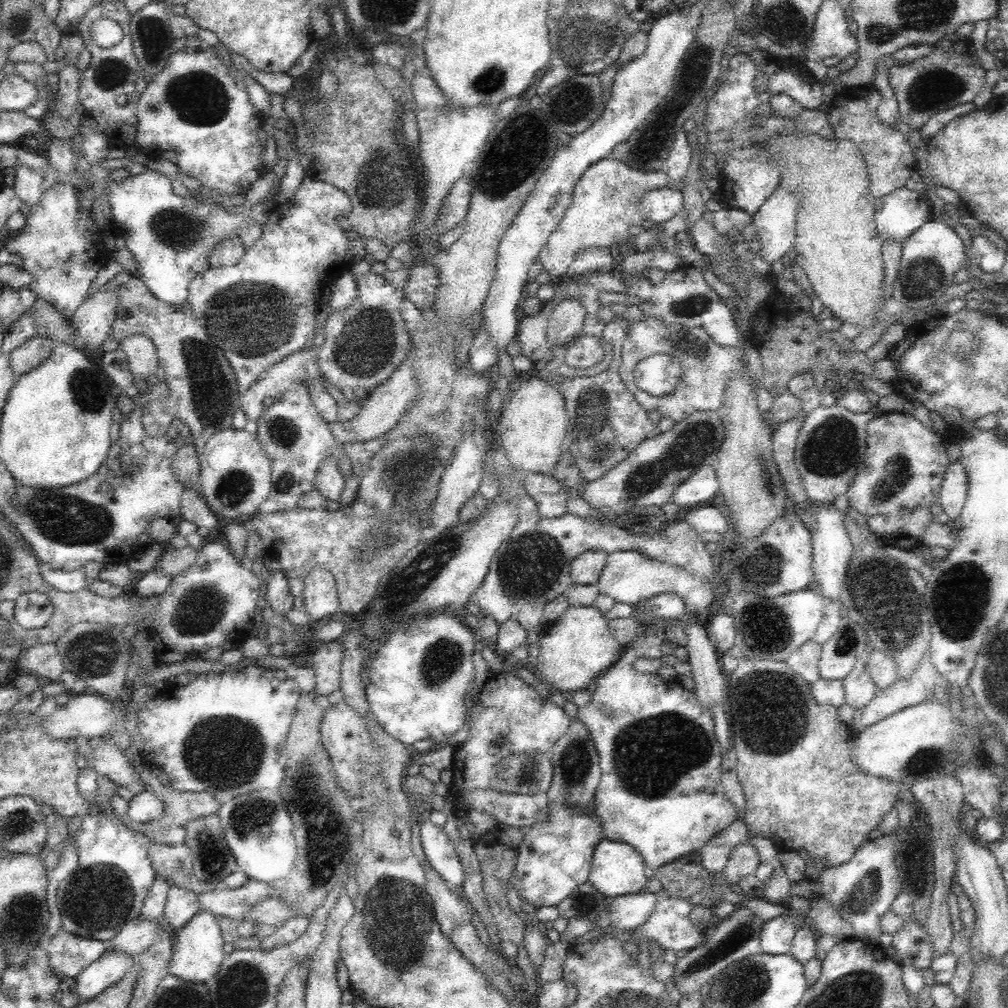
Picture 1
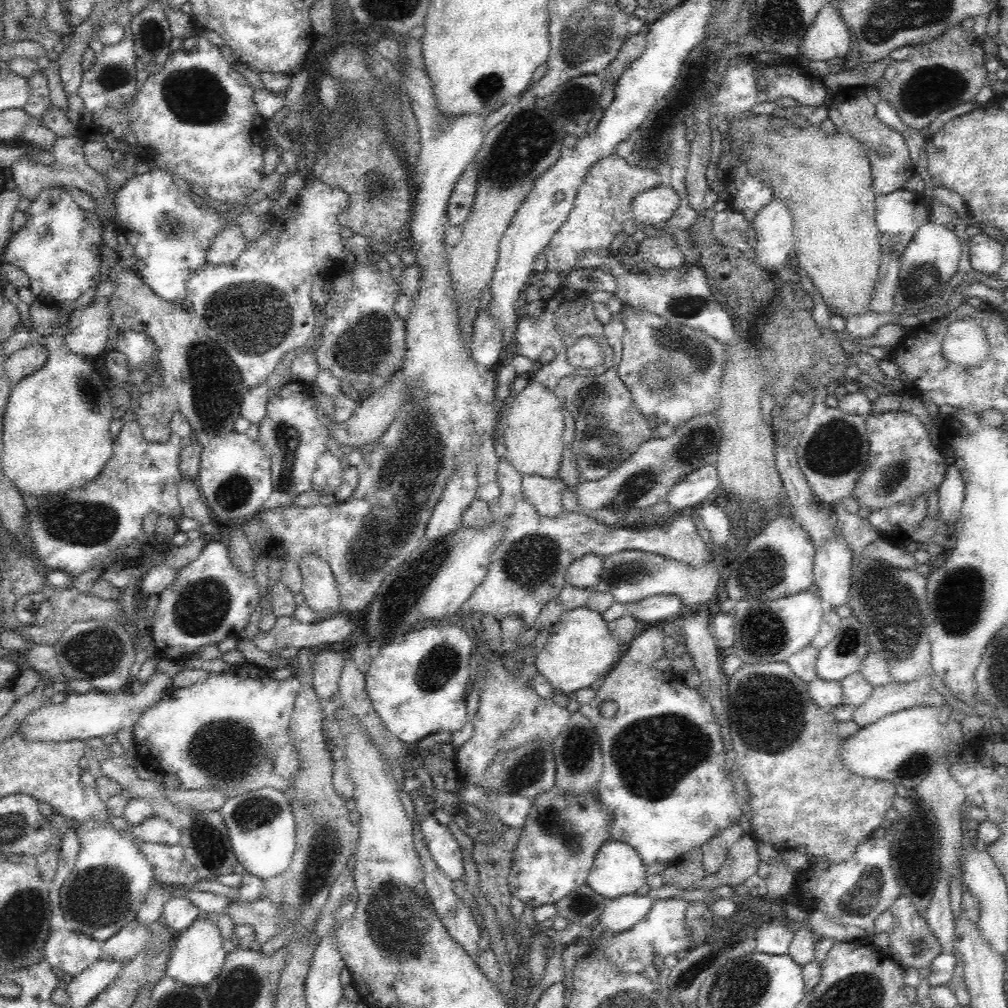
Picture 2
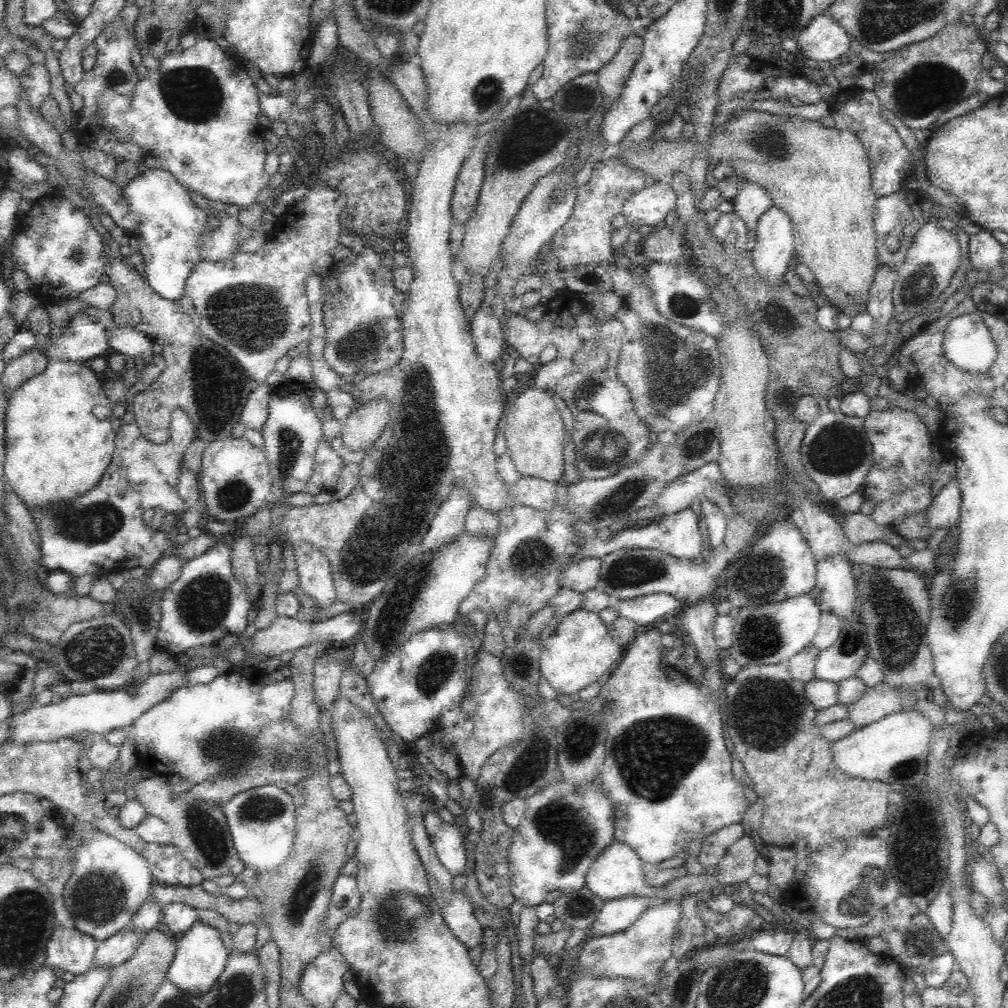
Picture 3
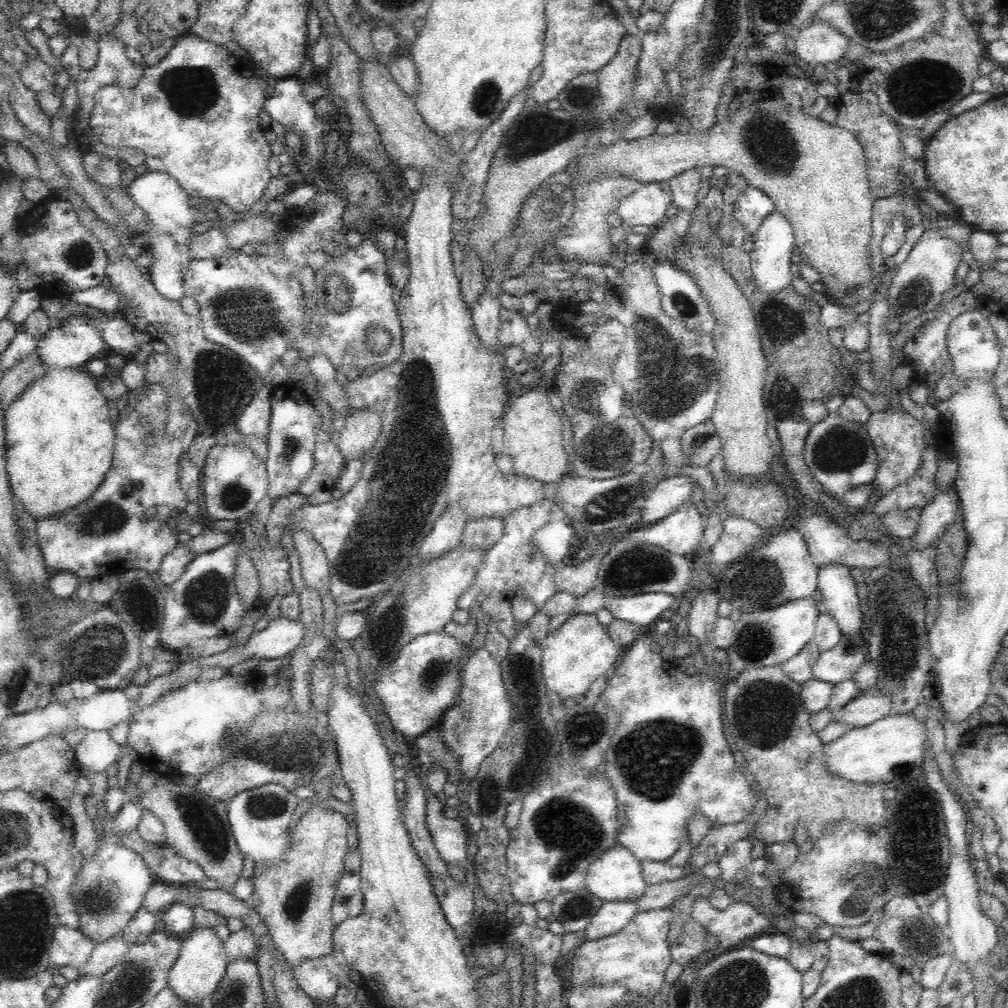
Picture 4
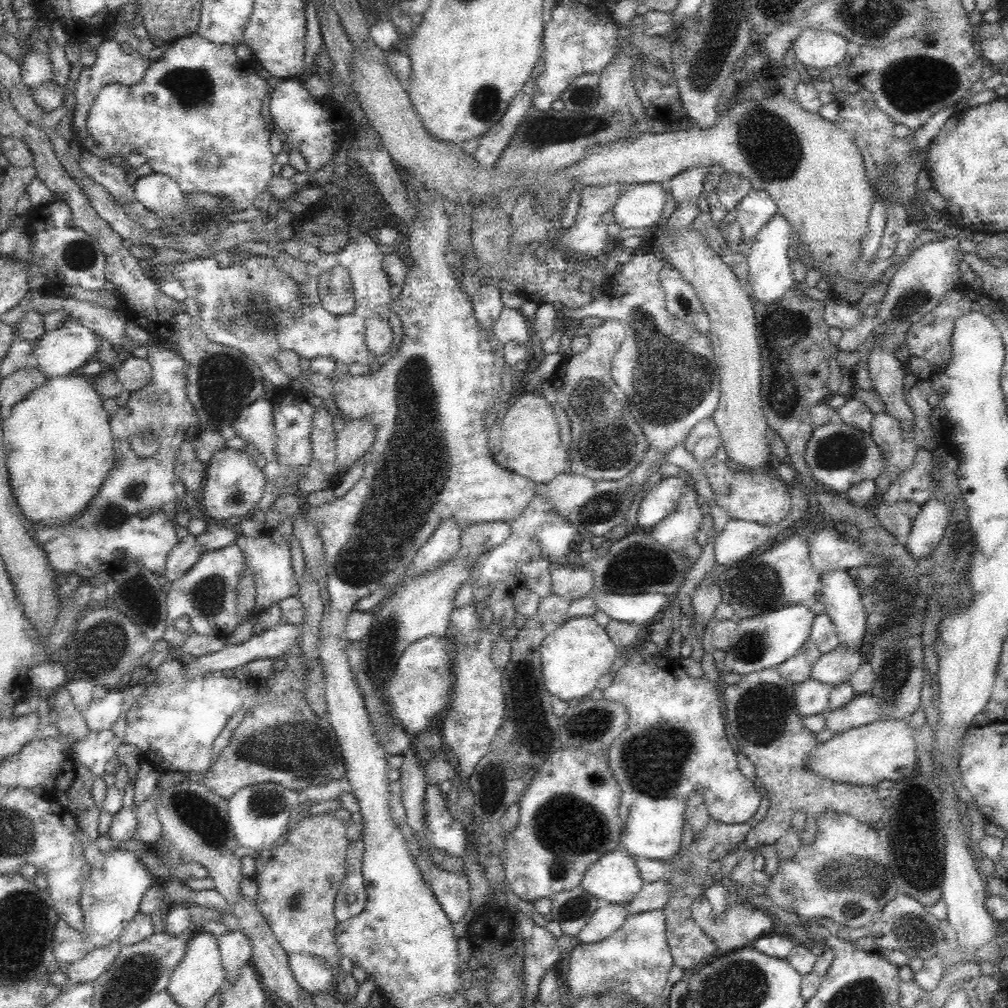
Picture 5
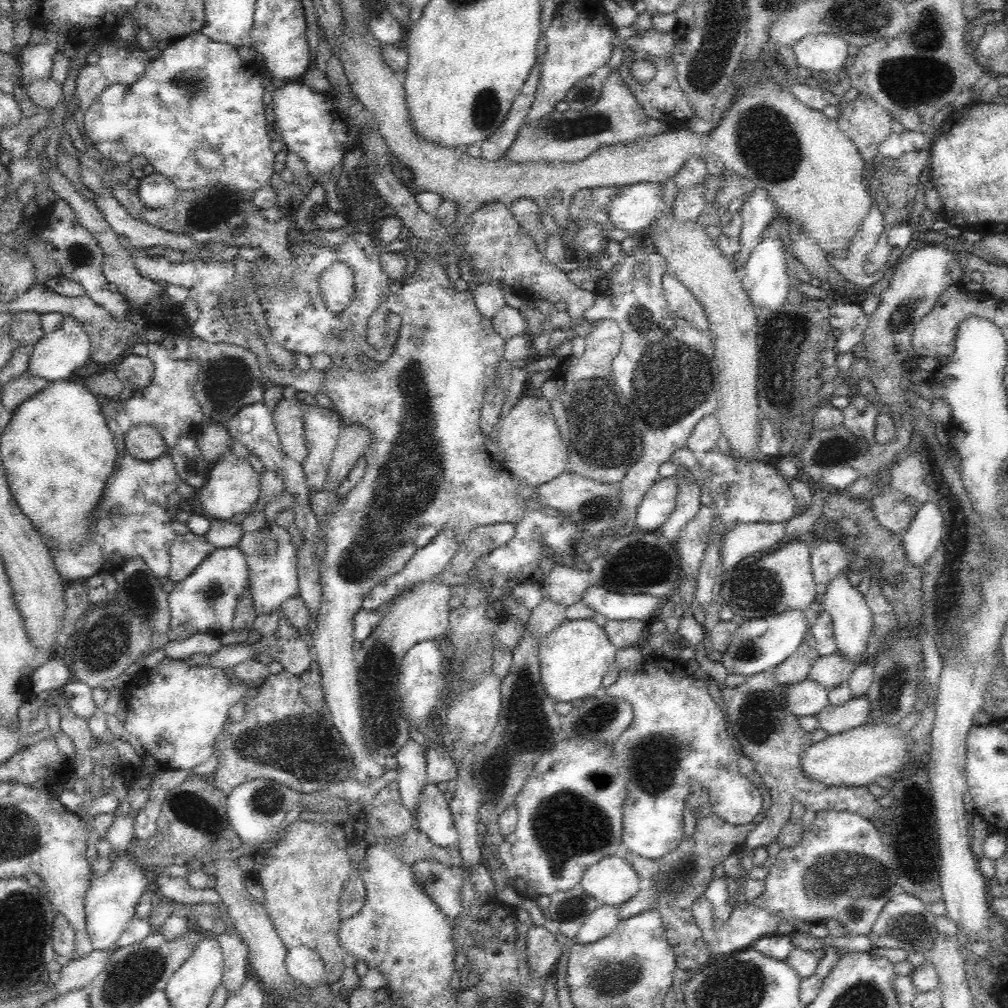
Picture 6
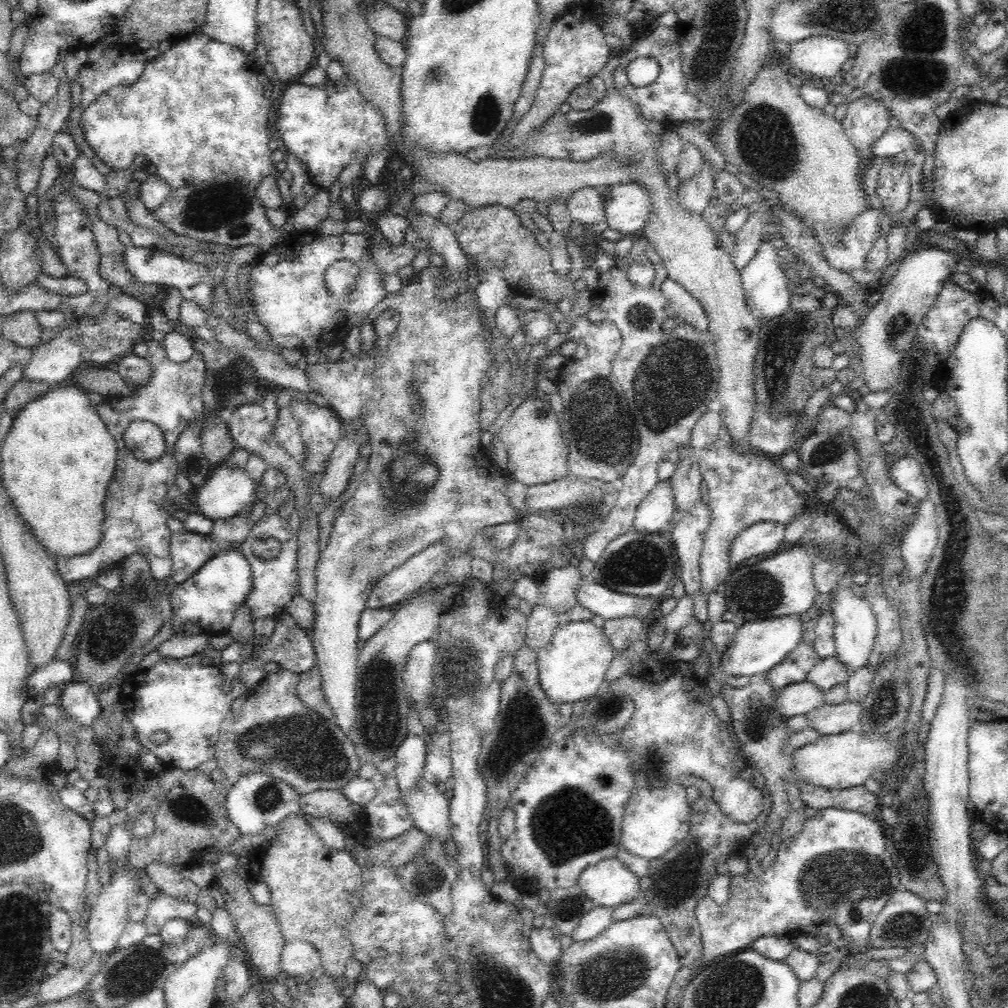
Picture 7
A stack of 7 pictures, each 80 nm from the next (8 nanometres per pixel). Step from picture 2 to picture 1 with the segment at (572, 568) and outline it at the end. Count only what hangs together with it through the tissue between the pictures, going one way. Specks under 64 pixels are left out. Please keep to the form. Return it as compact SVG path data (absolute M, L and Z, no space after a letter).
M586 551L577 556L568 566L570 583L596 584L606 564L604 551Z

